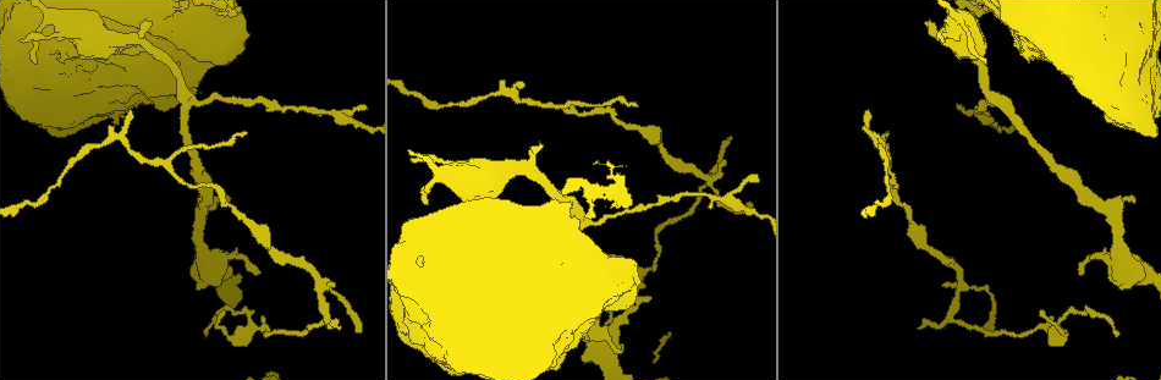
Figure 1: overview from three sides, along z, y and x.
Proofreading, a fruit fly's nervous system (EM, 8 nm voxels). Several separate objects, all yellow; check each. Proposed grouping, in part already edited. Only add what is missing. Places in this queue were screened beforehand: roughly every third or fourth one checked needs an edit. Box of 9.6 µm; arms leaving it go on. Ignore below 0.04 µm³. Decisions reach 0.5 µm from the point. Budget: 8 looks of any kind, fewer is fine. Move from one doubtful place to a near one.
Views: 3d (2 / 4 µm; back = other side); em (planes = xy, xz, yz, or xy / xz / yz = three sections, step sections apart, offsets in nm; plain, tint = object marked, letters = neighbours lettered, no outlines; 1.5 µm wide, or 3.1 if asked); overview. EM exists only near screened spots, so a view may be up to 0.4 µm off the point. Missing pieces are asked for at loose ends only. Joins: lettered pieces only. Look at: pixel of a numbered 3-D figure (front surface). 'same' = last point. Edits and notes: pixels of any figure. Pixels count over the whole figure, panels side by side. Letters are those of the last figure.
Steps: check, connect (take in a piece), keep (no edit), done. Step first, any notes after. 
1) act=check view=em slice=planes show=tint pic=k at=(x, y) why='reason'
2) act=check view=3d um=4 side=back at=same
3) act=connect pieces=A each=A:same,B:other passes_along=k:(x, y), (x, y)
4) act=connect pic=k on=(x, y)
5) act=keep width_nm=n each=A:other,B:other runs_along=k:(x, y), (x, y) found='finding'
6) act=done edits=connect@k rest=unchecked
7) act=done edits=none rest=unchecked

act=check view=em slice=planes show=plain pic=1 at=(943, 40) why='tapers out'

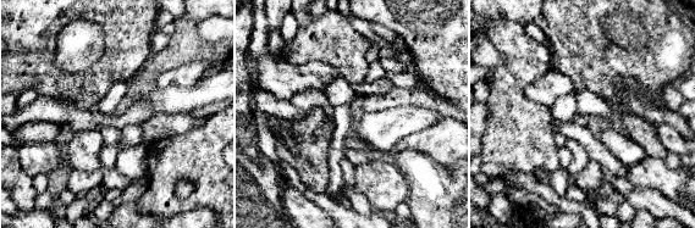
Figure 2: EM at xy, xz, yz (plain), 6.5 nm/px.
act=check view=em slice=planes show=tint at=same

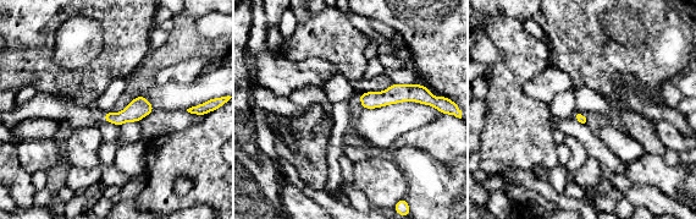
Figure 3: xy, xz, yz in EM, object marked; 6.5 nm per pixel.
act=check view=em slice=planes show=letters at=same why='what lies round it'

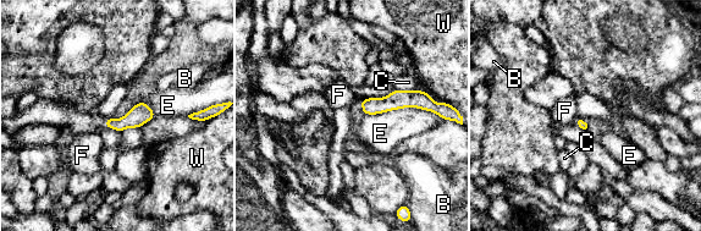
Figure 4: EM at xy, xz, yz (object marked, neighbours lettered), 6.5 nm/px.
act=keep each=B:other,C:other,E:other,F:other,W:other runs_along=4:(426, 102), (393, 100), (364, 106) found='none of them fits'

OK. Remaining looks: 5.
act=check view=3d um=4 pic=1 at=(540, 143) why='free end'

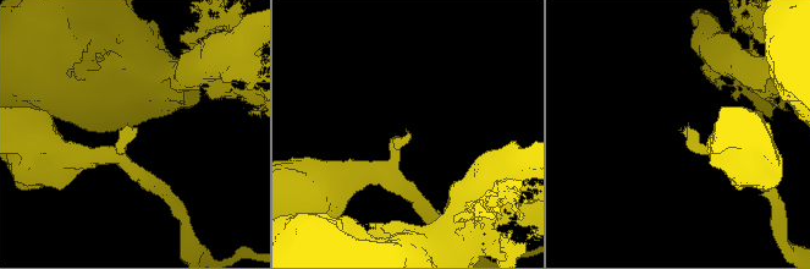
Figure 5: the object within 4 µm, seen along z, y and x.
act=check view=em slice=planes show=letters pic=5 at=(133, 131) why='shape alone is not enough'

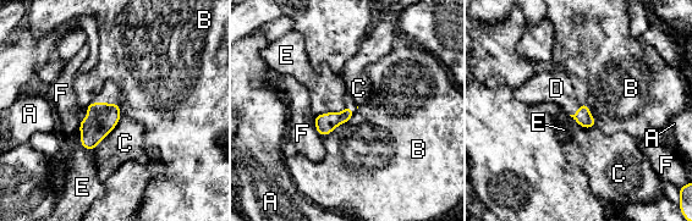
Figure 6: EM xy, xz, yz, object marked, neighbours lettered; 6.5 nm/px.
act=connect pieces=D longest_contact=C:280nm each=A:other,B:other,C:other,D:same,E:other,F:other passes_along=6:(583, 117), (577, 111), (556, 88) found='the neuron continues'

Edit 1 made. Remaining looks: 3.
act=check view=overview why='redraw'

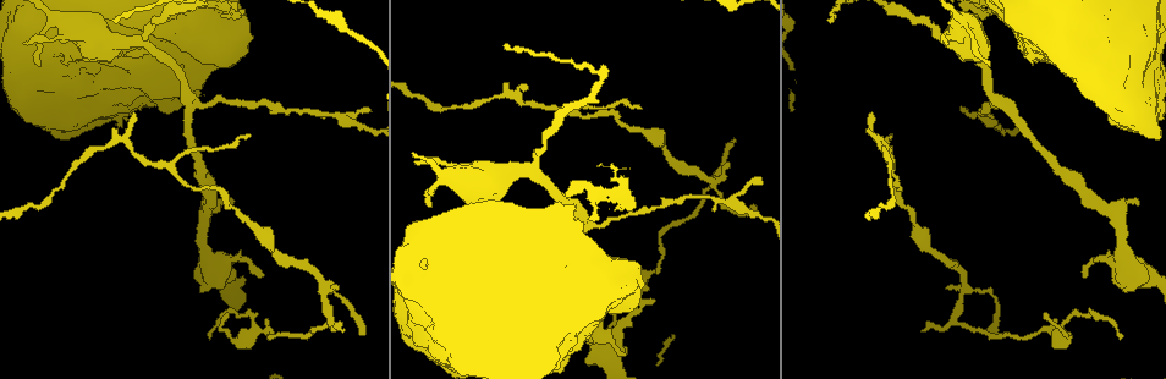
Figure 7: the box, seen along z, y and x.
act=check view=em slice=planes show=tint pic=7 at=(505, 44)

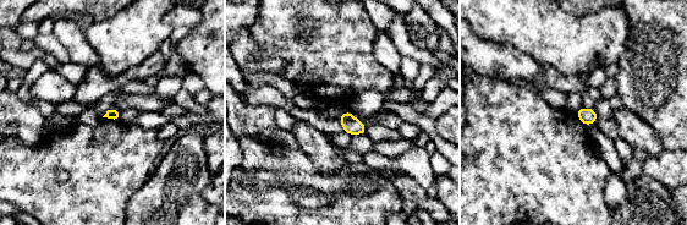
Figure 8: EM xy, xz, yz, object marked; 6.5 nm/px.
act=check view=em slice=planes show=letters at=same why='what lies round it'

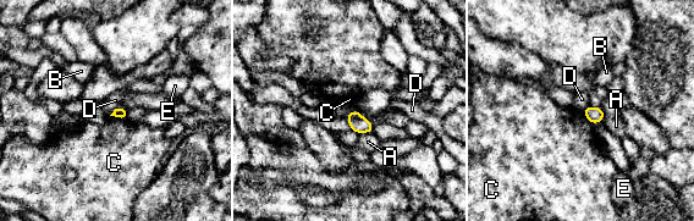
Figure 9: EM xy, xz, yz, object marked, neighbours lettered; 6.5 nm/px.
act=keep width_nm=80 each=A:other,B:other,C:other,D:other,E:other border=9:(122, 105), (117, 106), (110, 115) found='no lettered piece goes on from it'

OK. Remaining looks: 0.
act=done edits=connect@6 rest=unchecked

